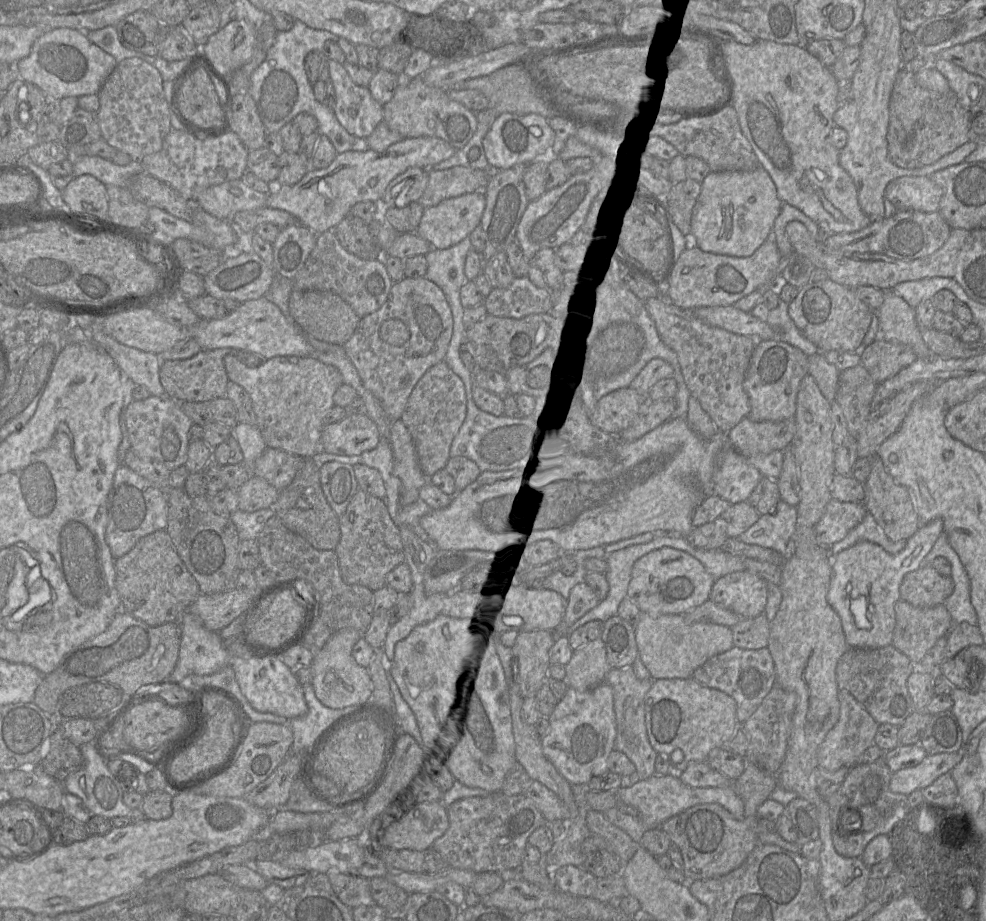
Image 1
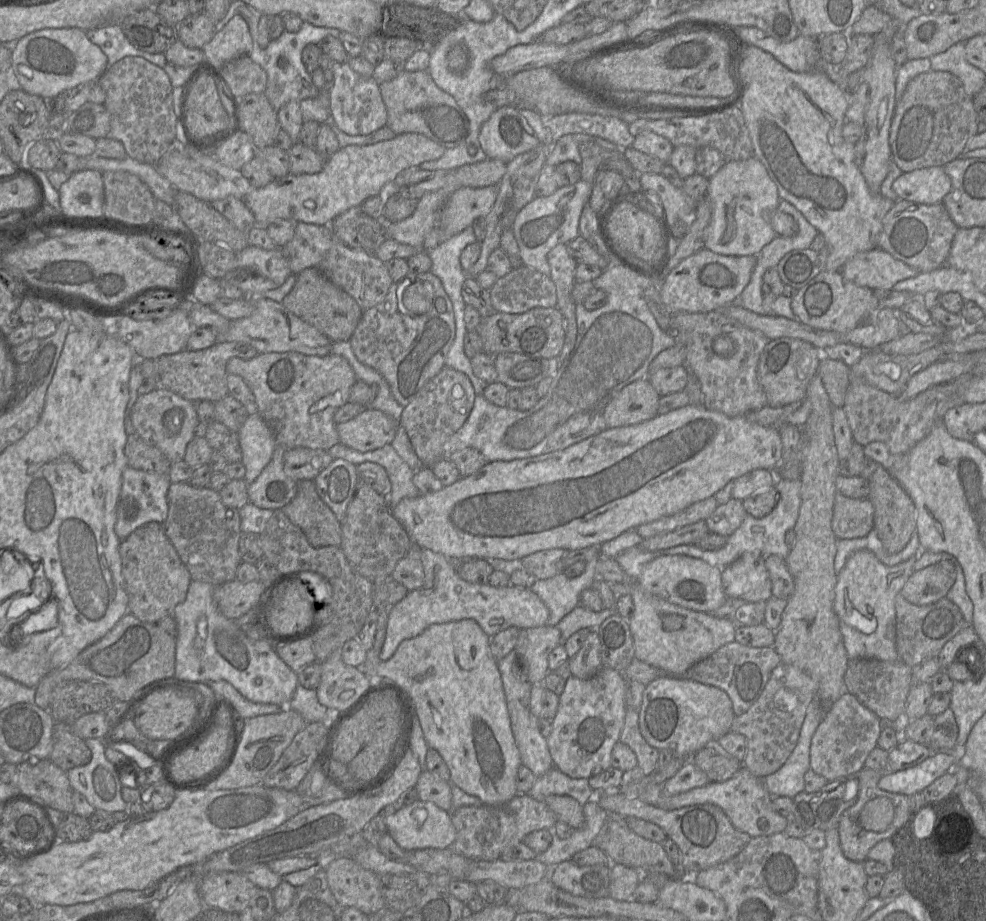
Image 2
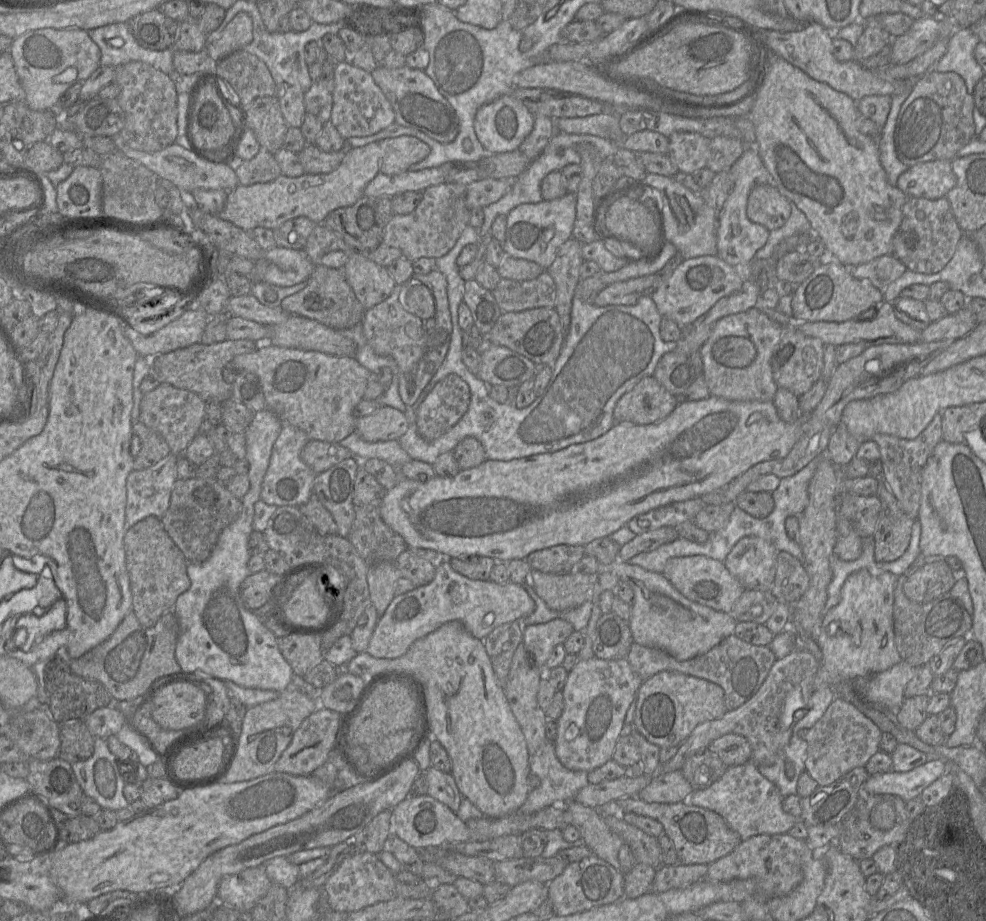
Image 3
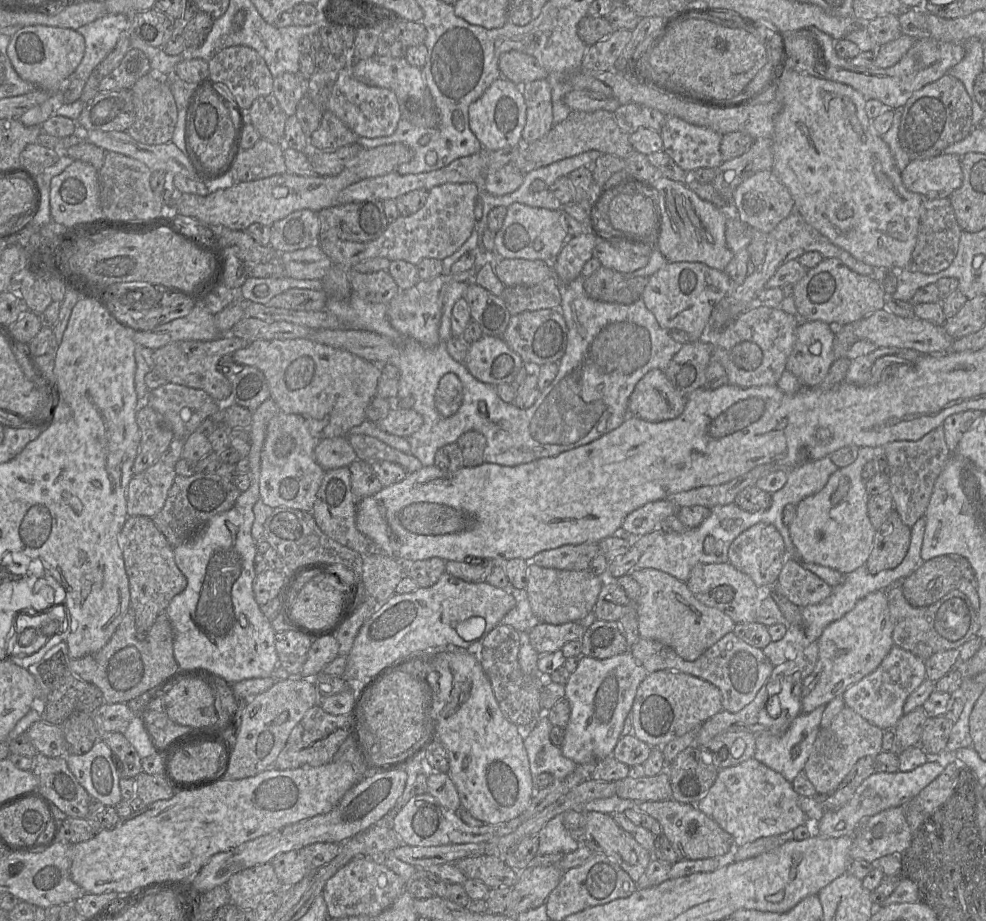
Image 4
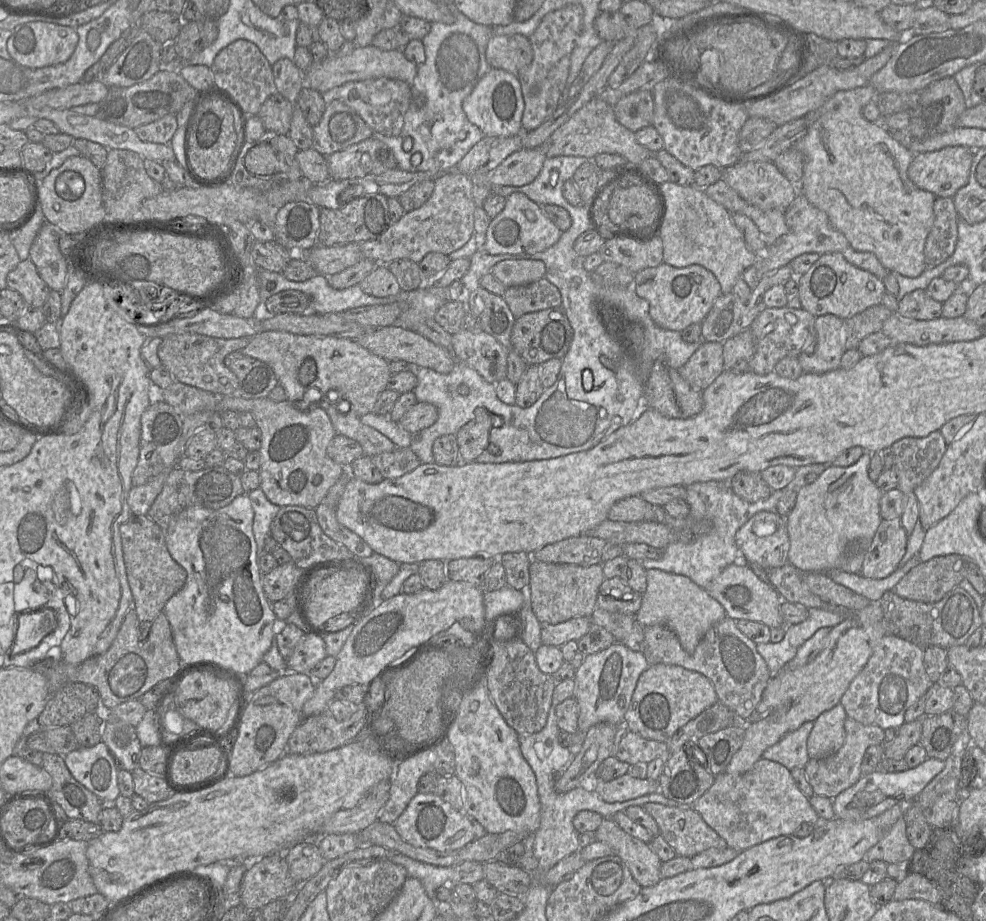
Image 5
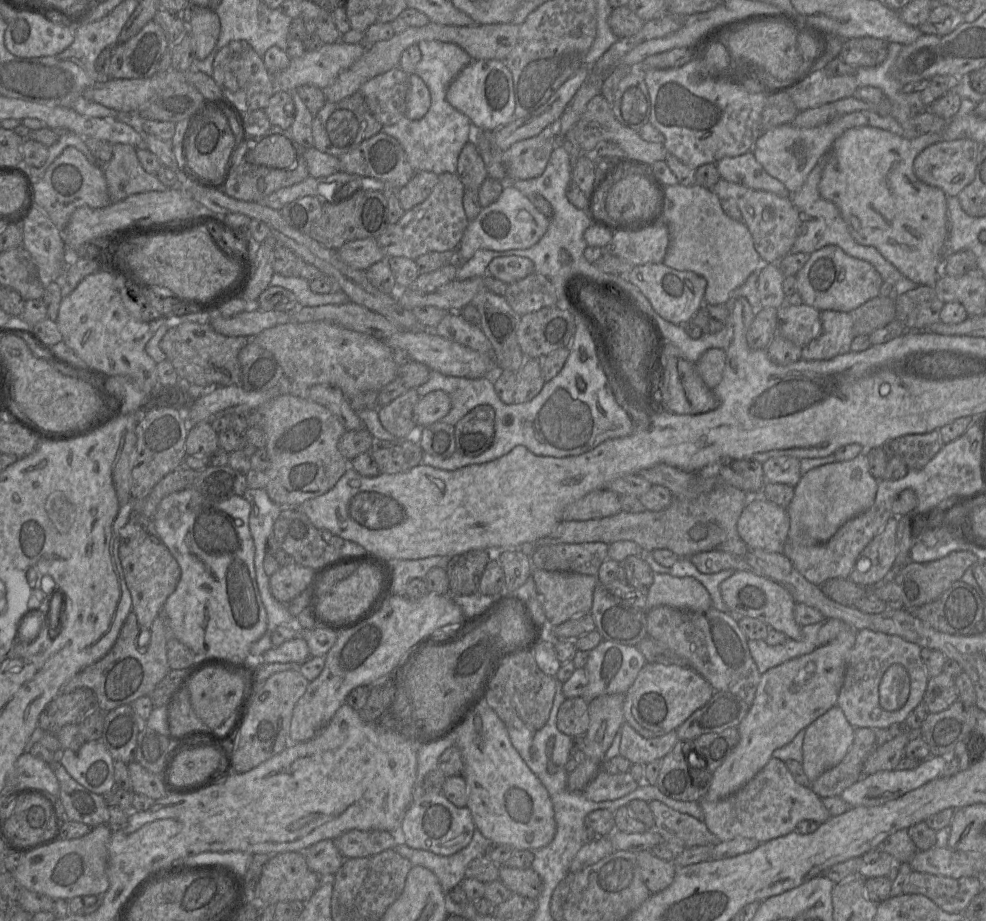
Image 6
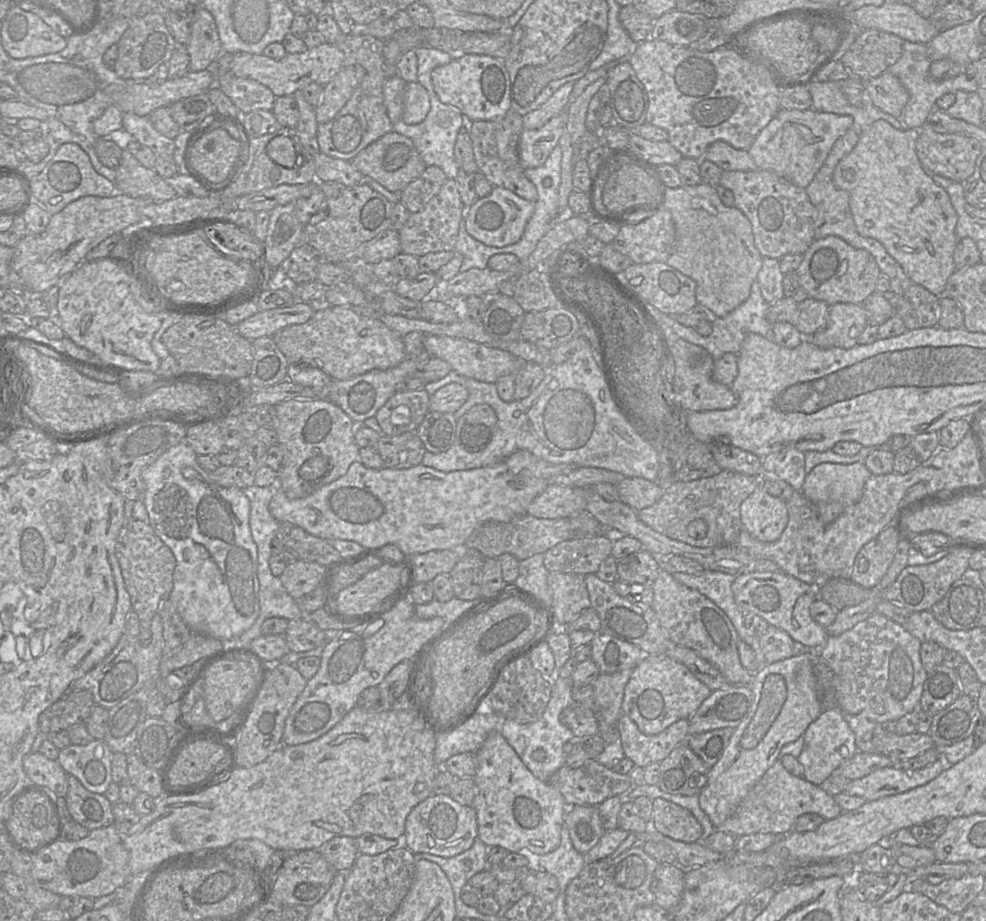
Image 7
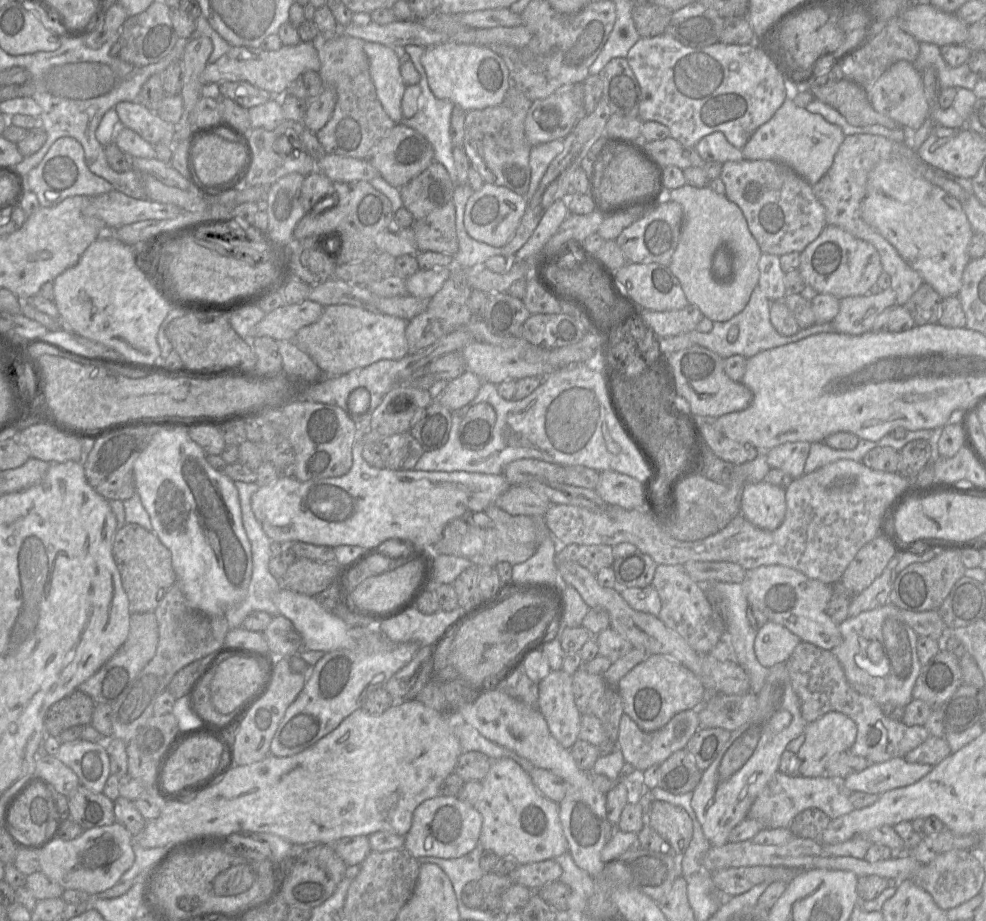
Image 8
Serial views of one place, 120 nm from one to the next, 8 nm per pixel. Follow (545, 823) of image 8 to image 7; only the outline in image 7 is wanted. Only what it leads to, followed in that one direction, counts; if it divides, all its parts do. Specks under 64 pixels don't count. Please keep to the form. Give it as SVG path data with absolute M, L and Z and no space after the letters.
M490 732L476 754L476 794L472 807L477 814L477 837L487 847L499 846L531 857L556 850L569 808L559 790L535 777L499 732Z

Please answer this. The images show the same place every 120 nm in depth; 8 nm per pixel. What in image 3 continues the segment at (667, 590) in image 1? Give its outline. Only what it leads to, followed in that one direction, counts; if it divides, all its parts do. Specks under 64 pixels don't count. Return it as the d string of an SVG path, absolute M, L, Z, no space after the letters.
M704 555L671 558L666 563L663 575L686 598L726 613L731 612L735 602L745 591L724 562Z

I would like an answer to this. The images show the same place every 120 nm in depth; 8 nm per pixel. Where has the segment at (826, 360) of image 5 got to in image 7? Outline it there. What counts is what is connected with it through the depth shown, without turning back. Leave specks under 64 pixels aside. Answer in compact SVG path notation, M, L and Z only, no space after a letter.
M837 303L829 306L827 325L809 339L823 349L844 348L849 349L858 345L858 339L868 326L868 317L862 304Z

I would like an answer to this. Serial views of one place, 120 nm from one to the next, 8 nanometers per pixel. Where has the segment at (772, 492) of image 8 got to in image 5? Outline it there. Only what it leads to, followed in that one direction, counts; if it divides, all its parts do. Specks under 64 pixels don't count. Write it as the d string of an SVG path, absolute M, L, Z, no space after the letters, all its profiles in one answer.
M761 511L752 516L735 535L740 559L769 570L788 563L790 548L786 519L777 512Z

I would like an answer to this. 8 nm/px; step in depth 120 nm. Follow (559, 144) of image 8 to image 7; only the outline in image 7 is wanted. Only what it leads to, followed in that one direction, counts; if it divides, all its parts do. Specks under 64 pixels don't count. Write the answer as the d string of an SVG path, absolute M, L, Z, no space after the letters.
M558 144L550 153L546 162L536 168L526 168L525 176L535 185L538 193L537 201L535 202L534 212L525 226L524 233L521 239L514 244L504 246L504 252L501 254L514 254L521 259L527 258L536 248L540 239L550 231L558 223L565 221L575 214L569 209L559 212L559 185L561 181L561 163L562 149Z

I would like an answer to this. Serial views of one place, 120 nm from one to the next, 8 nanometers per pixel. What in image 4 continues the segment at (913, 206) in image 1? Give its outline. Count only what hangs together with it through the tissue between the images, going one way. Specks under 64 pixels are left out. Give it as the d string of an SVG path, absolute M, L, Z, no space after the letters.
M941 153L910 161L901 179L909 191L924 199L949 198L963 181L961 156Z

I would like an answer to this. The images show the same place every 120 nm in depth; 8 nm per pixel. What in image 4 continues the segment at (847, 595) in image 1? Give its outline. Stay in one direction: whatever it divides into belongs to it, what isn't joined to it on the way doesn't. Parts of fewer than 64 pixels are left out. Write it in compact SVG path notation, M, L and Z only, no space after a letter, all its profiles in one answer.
M876 591L859 600L854 608L828 625L817 640L819 655L813 672L803 682L802 713L826 706L847 688L877 669L894 646L893 624L886 591Z

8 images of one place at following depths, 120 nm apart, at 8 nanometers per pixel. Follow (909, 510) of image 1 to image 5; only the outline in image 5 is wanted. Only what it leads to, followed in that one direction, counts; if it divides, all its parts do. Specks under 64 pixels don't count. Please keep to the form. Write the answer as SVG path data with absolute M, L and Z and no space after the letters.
M900 518L881 521L864 555L860 574L865 578L884 579L898 569L906 552L908 535Z

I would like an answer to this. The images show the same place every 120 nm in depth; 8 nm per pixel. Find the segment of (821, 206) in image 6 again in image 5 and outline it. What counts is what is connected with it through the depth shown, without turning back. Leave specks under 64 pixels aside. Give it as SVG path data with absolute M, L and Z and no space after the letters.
M799 192L785 210L785 222L788 228L787 233L777 239L772 245L767 246L759 258L758 281L764 275L789 265L794 258L804 253L818 253L822 255L837 252L842 254L852 265L868 271L880 279L883 279L889 273L873 253L855 250L846 237L832 226L827 214L810 204L806 197Z

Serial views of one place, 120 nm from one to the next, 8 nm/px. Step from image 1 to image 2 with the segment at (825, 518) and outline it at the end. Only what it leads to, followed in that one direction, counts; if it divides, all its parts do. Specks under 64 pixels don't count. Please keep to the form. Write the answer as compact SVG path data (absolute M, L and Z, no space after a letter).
M836 493L832 530L838 540L867 536L874 528L874 506L866 499L854 499Z

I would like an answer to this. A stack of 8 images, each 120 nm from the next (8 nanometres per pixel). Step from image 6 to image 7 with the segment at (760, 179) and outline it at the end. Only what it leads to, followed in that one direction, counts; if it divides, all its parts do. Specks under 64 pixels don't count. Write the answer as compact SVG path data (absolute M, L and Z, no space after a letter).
M718 140L706 150L704 158L723 171L755 171L758 167L747 150L737 150L728 143Z

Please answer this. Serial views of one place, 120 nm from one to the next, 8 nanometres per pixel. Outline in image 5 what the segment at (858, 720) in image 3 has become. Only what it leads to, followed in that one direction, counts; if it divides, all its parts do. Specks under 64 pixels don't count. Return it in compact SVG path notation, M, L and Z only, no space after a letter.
M846 718L846 736L841 748L823 758L809 758L805 772L807 779L818 796L834 799L839 793L854 785L861 777L861 763L866 750L873 745L885 743L884 730L875 725L865 725L854 719Z

